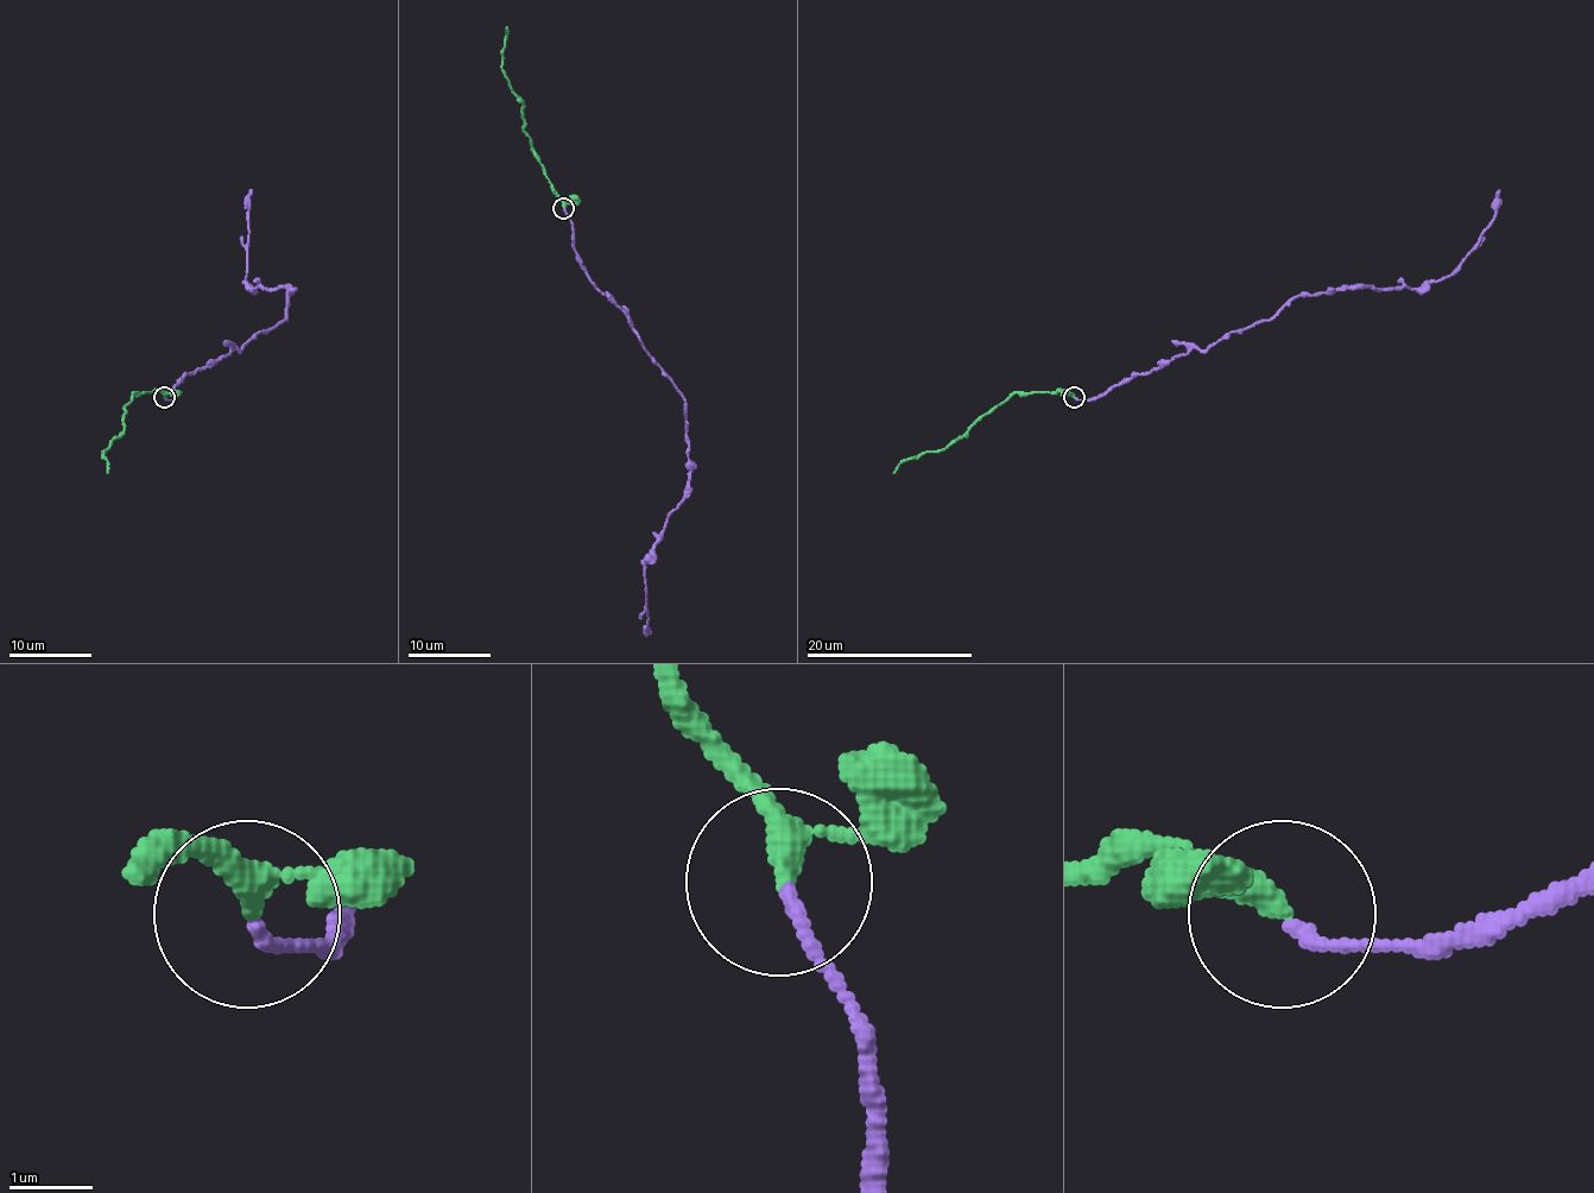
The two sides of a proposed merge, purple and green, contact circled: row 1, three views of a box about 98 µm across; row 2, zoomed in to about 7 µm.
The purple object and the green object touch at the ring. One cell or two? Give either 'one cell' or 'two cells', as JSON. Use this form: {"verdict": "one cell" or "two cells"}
{"verdict": "two cells"}

